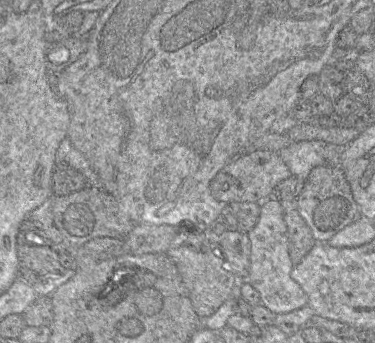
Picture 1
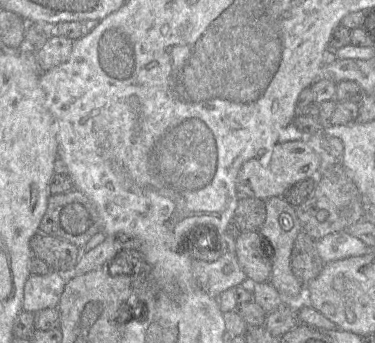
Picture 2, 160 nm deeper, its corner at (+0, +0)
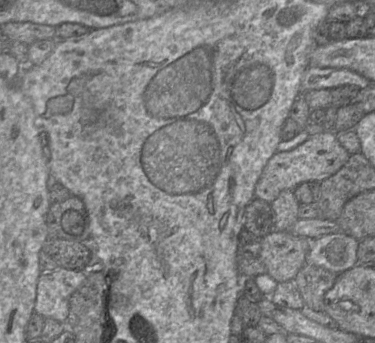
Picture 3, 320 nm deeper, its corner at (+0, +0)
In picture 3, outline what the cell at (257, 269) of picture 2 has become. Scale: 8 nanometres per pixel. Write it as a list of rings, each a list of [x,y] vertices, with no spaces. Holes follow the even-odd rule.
[[[271,231],[260,239],[261,251],[257,259],[266,266],[266,274],[276,282],[293,281],[306,263],[306,257],[311,248],[311,239],[316,238],[299,237],[289,231]]]

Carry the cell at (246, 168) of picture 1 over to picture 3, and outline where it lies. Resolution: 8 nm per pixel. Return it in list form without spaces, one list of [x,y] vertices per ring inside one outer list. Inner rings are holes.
[[[334,131],[309,136],[292,150],[277,151],[267,162],[254,189],[255,199],[271,204],[283,190],[293,190],[304,182],[321,182],[335,174],[349,159],[350,154],[337,139]]]

